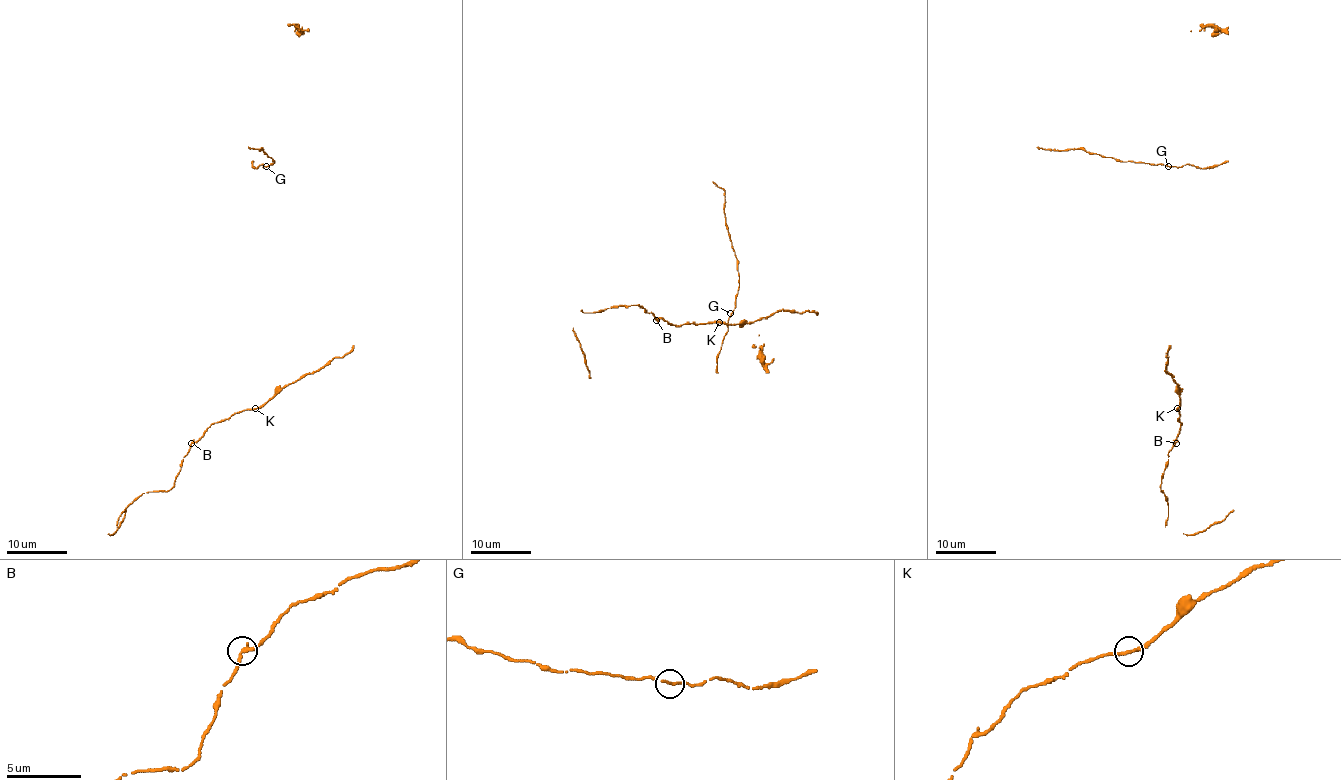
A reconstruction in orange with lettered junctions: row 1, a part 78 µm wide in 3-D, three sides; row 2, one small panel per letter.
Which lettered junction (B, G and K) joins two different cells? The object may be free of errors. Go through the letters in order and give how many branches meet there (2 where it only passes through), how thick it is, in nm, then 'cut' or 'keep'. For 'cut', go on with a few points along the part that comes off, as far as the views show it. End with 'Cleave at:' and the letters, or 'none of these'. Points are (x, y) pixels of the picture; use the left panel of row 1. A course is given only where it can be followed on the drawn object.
B: 2 branches meet; 300 nm thick; keep
G: 2 branches meet; 160 nm thick; keep
K: 2 branches meet; 280 nm thick; keep
Cleave at: none of these

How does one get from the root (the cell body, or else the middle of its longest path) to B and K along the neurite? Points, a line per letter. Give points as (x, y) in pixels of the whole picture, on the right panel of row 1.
B: (1170, 345), (1165, 370), (1176, 382), (1179, 394), (1181, 427), (1176, 443)
K: (1170, 345), (1165, 370), (1177, 385), (1177, 408)

